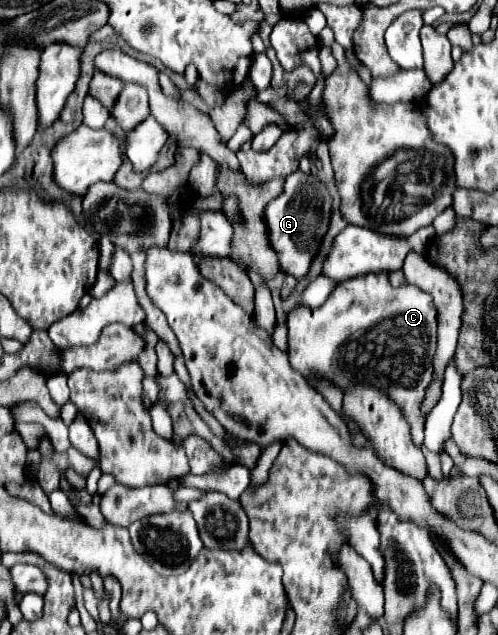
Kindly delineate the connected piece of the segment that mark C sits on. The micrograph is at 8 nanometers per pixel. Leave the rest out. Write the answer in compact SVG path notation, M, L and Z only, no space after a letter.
M366 274L340 282L328 300L320 308L298 306L288 314L288 356L290 366L298 372L306 372L310 378L324 378L346 390L352 384L368 384L388 394L402 412L408 410L408 424L412 442L422 448L424 440L424 416L420 414L420 398L424 396L424 386L432 378L432 354L436 348L436 306L432 298L418 286L406 284L402 288L392 288L388 274Z

